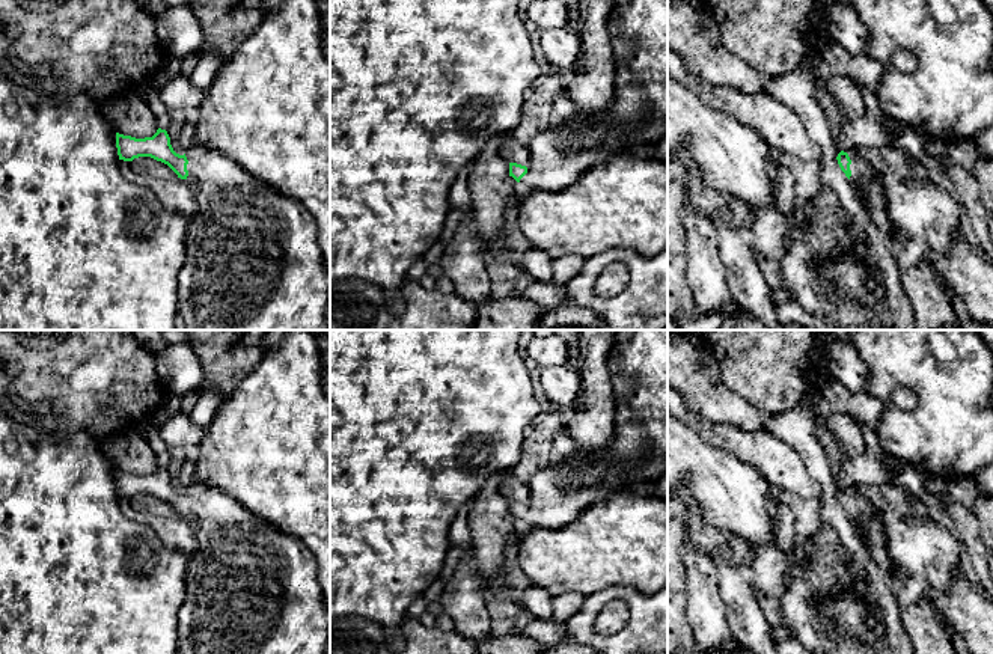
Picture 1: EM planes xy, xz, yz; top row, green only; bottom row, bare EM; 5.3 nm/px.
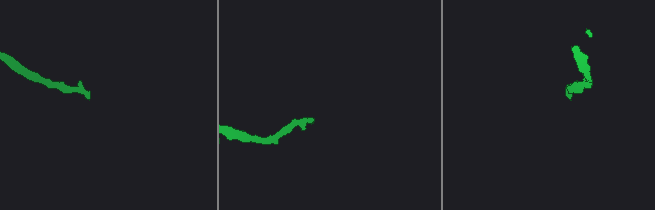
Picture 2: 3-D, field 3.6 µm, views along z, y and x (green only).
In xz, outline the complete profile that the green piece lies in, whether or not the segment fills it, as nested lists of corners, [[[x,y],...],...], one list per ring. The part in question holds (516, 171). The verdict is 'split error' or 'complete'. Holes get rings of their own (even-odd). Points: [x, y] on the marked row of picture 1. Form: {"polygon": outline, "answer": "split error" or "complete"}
{"polygon": [[[618,0],[609,30],[615,56],[615,101],[603,112],[577,112],[535,134],[529,142],[530,166],[509,163],[509,176],[523,190],[565,190],[591,167],[628,157],[633,148],[652,145],[668,133],[668,0]]], "answer": "split error"}

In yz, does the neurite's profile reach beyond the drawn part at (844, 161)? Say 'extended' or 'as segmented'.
extended

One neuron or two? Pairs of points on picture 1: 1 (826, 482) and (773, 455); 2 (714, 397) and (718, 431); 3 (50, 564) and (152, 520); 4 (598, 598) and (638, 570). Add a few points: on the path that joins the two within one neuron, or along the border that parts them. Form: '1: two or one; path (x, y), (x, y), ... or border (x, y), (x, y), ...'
1: two; border (788, 443), (820, 487), (821, 498)
2: two; border (686, 403), (716, 422), (731, 424), (751, 431)
3: two; border (119, 508), (130, 519), (146, 523), (171, 547)
4: two; border (651, 592), (606, 586), (585, 595)

